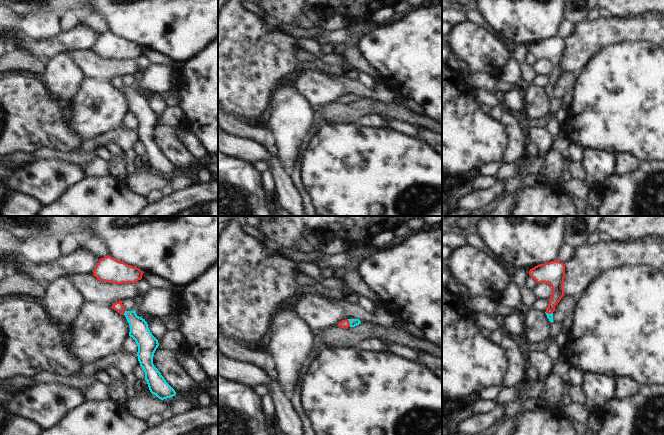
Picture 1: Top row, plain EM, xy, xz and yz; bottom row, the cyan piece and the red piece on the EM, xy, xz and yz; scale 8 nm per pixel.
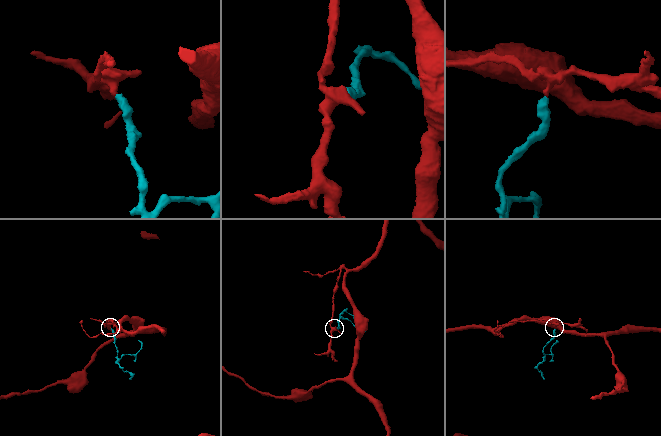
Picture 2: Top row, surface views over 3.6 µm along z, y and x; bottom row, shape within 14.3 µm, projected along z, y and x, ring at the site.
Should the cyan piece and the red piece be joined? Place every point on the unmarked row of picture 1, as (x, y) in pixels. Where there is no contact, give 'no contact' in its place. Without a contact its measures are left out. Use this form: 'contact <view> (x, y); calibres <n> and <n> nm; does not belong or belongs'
contact xz (349, 98); calibres 60 and 70 nm; belongs

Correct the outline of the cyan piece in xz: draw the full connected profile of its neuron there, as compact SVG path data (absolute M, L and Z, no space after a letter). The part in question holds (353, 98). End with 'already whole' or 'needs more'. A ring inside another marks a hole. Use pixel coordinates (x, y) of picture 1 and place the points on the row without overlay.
M345 95L339 98L339 103L348 105L349 103L355 103L360 99L361 97L359 95Z; needs more

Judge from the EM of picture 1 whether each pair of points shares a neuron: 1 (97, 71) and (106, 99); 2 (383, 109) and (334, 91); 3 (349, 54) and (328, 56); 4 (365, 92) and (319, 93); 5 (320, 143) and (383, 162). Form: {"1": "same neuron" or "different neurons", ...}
{"1": "different neurons", "2": "different neurons", "3": "different neurons", "4": "same neuron", "5": "same neuron"}

